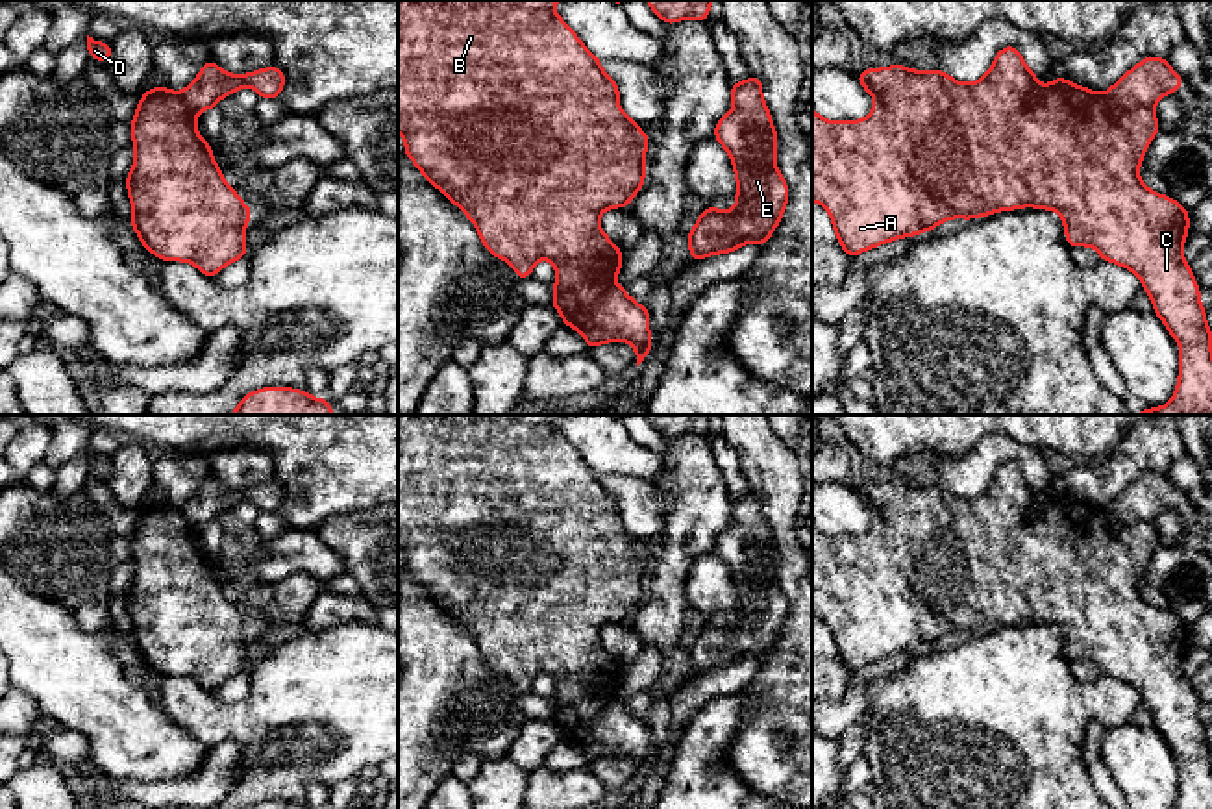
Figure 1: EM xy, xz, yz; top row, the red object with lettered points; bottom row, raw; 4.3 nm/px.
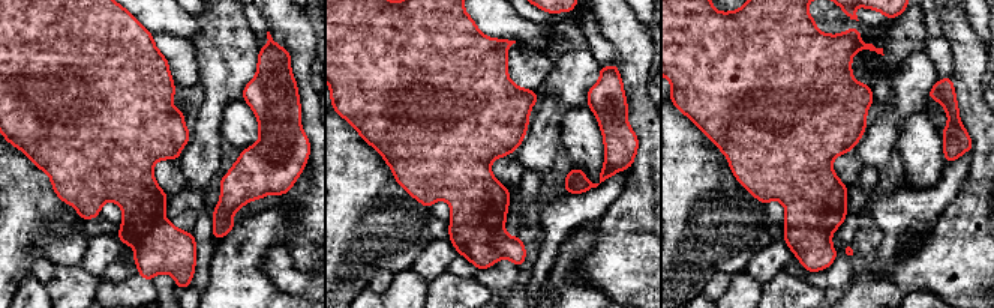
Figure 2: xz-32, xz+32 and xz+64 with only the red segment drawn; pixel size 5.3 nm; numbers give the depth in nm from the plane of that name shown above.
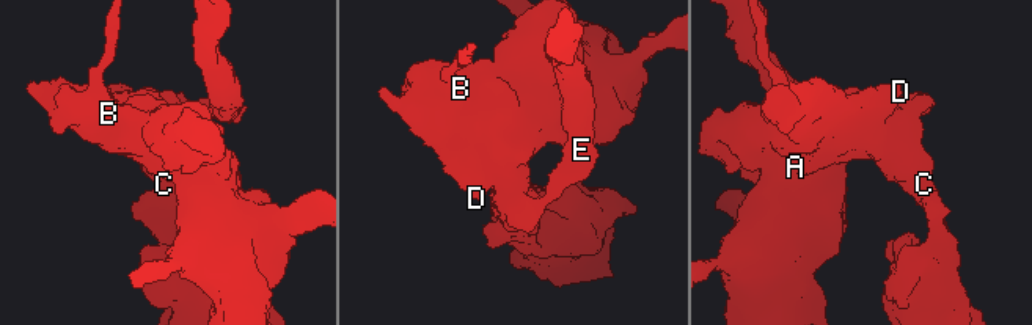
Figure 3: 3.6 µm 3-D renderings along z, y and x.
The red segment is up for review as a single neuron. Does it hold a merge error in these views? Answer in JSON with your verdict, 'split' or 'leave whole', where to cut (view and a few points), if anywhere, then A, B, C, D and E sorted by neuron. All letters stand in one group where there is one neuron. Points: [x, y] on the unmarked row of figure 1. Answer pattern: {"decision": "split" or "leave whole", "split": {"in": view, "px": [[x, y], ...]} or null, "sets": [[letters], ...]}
{"decision": "split", "split": {"in": "yz", "px": [[1103, 508], [1120, 522], [1153, 522]]}, "sets": [["A", "B", "C", "D"], ["E"]]}

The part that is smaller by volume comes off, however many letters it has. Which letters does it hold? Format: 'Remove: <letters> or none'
Remove: E

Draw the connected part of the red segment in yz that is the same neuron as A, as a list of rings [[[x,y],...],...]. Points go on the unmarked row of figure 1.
[[[1005,461],[994,472],[990,485],[973,498],[960,498],[944,485],[909,485],[905,479],[870,483],[857,489],[860,500],[873,515],[872,528],[862,535],[831,537],[812,524],[812,616],[823,620],[833,635],[833,644],[842,665],[853,672],[864,665],[890,657],[901,652],[914,652],[931,646],[947,633],[979,633],[996,626],[1012,626],[1020,622],[1038,622],[1057,626],[1064,635],[1066,657],[1073,661],[1092,661],[1099,666],[1101,676],[1110,676],[1134,687],[1142,694],[1142,703],[1153,715],[1156,728],[1173,753],[1179,757],[1179,796],[1175,809],[1212,809],[1212,746],[1206,737],[1206,724],[1199,716],[1199,700],[1182,670],[1184,653],[1190,646],[1190,628],[1173,613],[1158,609],[1142,598],[1138,591],[1140,578],[1151,554],[1160,546],[1155,522],[1134,520],[1119,524],[1108,517],[1105,507],[1095,507],[1075,500],[1060,491],[1055,496],[1042,500],[1033,485],[1025,479],[1016,461]]]

